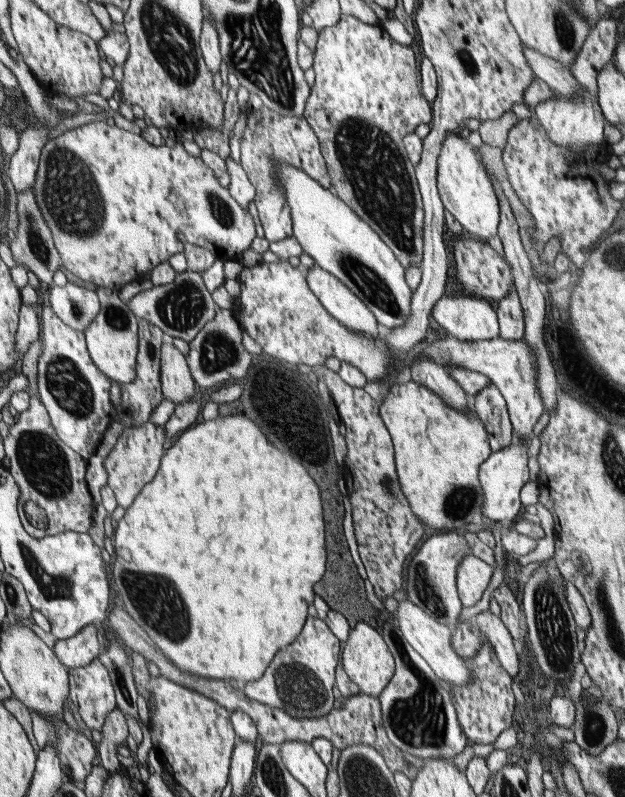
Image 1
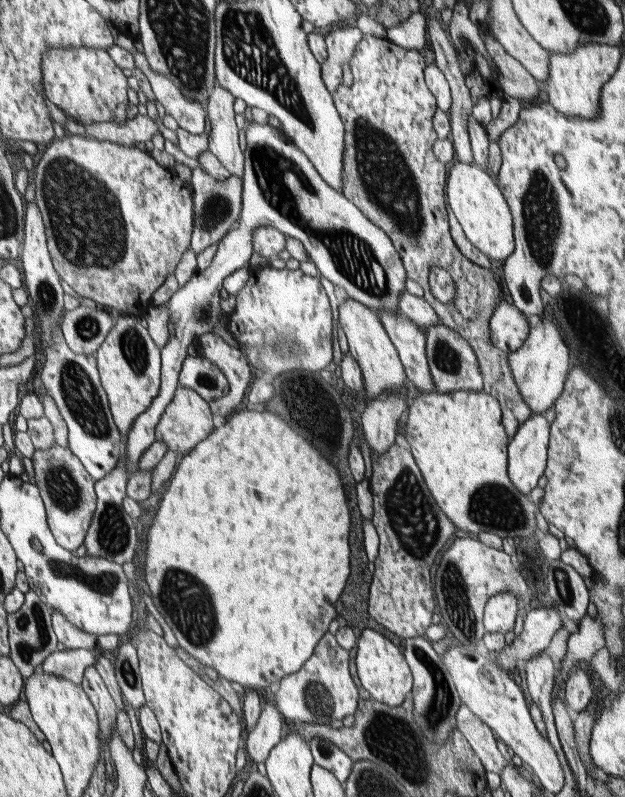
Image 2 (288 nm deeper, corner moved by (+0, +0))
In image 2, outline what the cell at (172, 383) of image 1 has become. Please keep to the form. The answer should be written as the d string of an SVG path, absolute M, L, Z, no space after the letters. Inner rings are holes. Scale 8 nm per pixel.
M177 384L171 402L159 416L159 422L155 426L155 438L165 442L167 448L171 448L177 456L189 454L201 440L205 440L211 434L211 414L207 408L205 398L201 398L193 388L187 388L185 384Z

